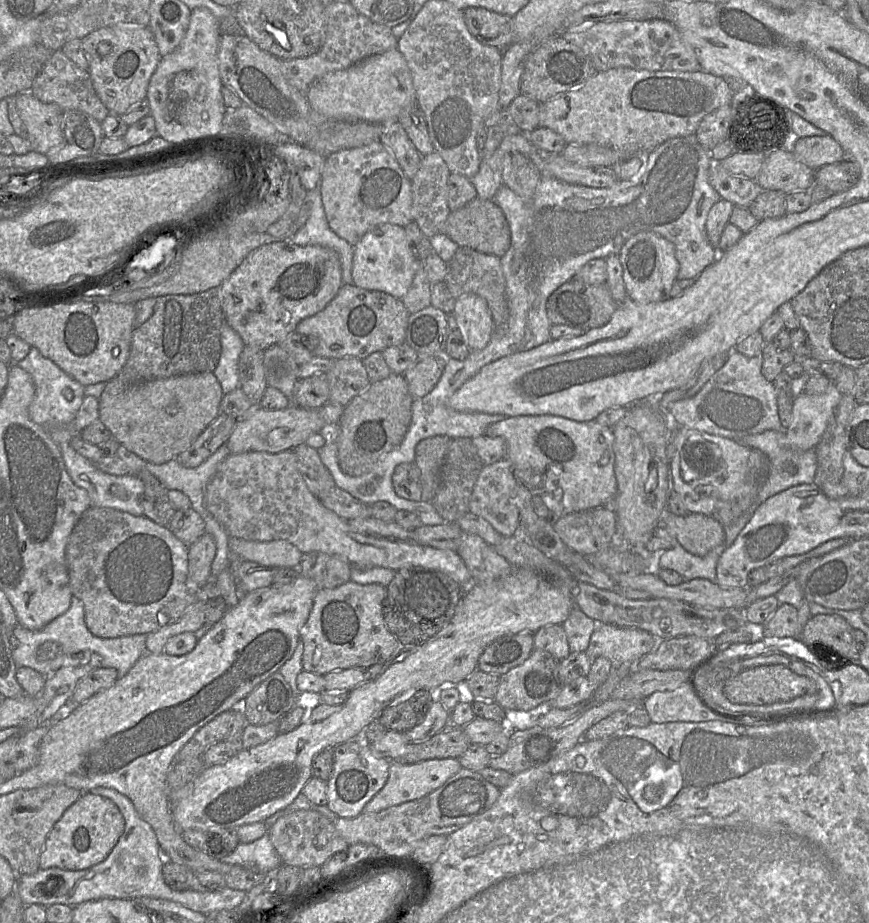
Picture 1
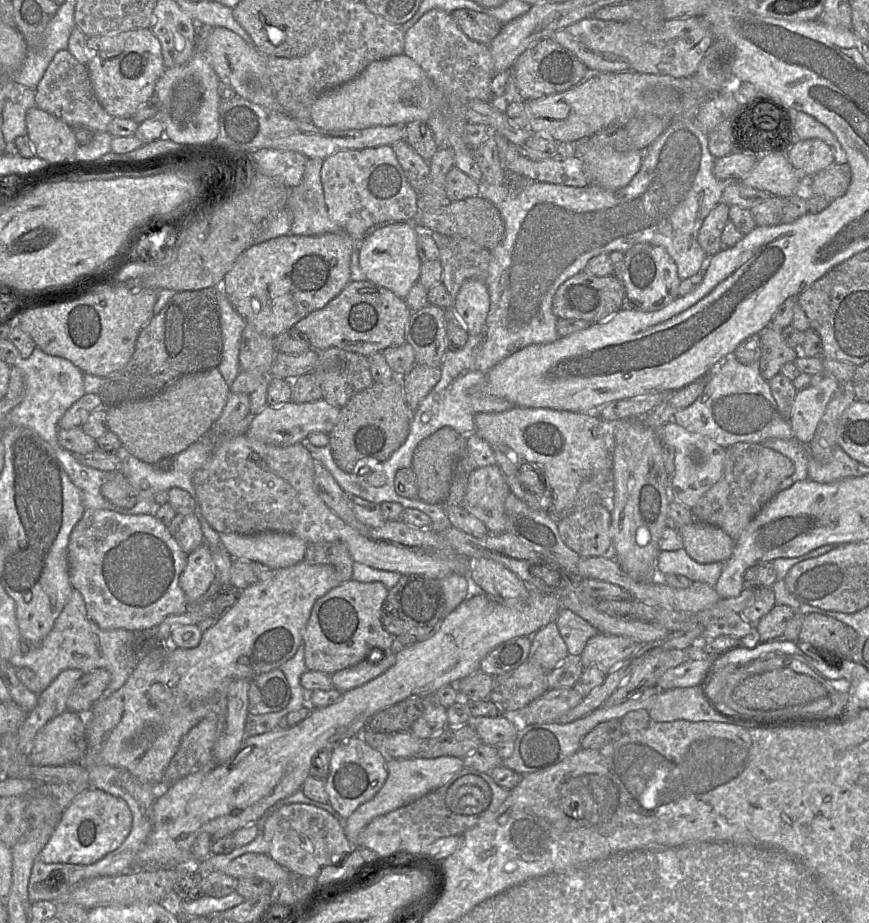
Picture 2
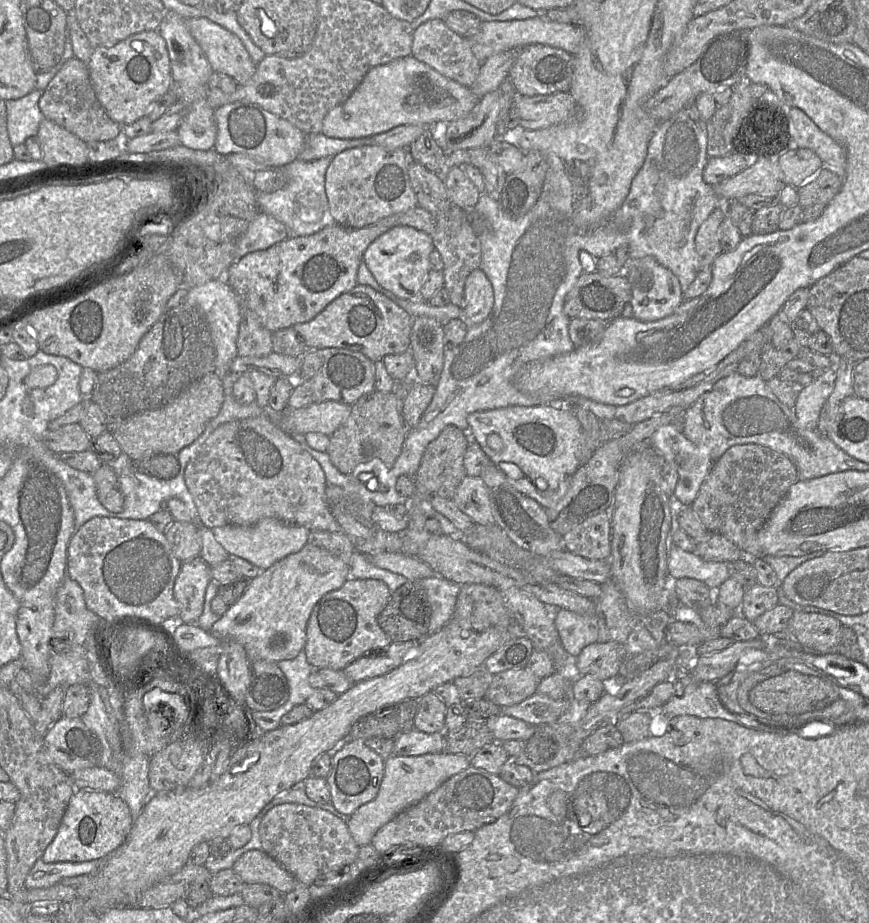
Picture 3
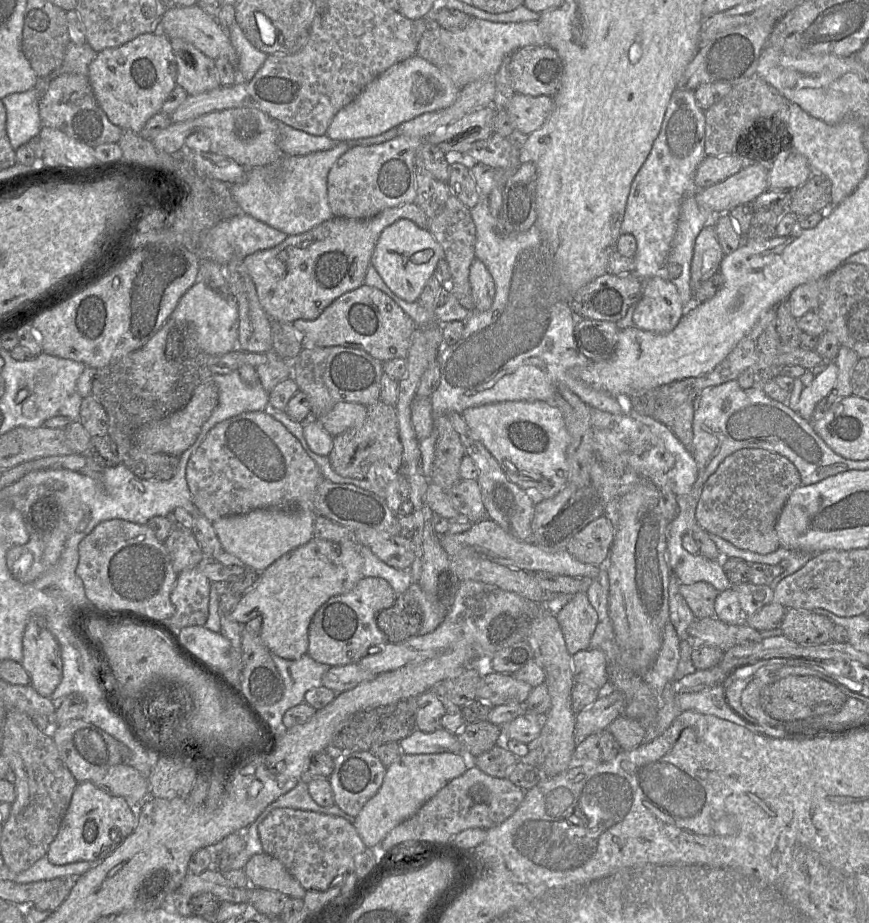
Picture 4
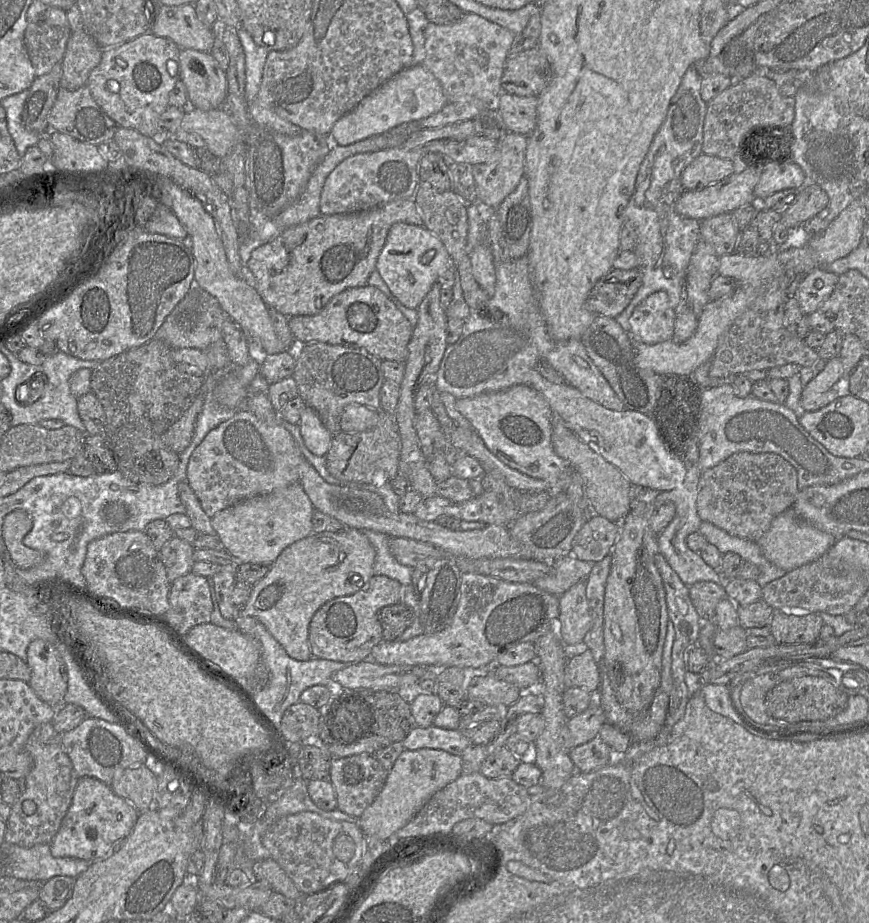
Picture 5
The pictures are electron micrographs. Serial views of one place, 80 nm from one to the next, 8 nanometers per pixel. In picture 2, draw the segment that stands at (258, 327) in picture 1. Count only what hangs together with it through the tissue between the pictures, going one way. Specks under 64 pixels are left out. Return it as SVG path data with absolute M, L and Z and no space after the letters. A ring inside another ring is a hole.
M346 231L316 236L288 234L254 244L241 253L222 280L222 290L246 323L271 339L291 329L311 312L322 309L336 297L350 279L350 261L353 250L360 247Z

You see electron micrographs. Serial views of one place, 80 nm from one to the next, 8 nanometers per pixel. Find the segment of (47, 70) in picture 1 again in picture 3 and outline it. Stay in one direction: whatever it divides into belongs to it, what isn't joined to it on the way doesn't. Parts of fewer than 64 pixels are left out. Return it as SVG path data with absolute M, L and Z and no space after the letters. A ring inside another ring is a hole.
M68 56L62 62L60 69L42 92L38 105L44 118L65 128L85 143L123 138L122 125L106 114L96 98L87 64L73 56Z

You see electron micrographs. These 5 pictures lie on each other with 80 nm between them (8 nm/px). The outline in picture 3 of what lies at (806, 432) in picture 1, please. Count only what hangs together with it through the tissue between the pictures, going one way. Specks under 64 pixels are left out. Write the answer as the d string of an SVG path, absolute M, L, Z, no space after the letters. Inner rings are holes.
M830 367L800 391L794 411L801 426L817 429L821 409L834 390L836 379L836 370Z

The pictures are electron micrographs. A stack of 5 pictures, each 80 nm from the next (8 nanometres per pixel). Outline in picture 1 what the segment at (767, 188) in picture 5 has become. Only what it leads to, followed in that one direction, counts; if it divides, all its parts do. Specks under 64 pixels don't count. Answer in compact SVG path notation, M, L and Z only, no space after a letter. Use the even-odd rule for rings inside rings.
M828 134L799 138L795 142L793 153L813 170L827 164L837 163L846 157L839 142Z

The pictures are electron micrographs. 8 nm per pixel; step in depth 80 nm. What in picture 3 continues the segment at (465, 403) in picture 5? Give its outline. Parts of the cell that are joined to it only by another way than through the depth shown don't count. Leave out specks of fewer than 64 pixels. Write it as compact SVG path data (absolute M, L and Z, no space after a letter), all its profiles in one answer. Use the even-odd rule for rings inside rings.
M559 403L477 411L468 415L467 422L469 438L479 444L508 483L545 510L562 499L571 478L582 465L577 457L583 442L581 424L570 408L560 408ZM491 434L501 438L501 451L495 451L488 445Z

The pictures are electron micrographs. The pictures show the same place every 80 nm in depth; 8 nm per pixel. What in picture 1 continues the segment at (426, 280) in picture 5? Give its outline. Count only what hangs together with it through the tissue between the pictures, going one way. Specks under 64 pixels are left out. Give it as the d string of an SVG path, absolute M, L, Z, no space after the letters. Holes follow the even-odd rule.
M378 224L353 246L352 284L367 290L382 291L402 299L416 272L417 257L405 228L396 224Z

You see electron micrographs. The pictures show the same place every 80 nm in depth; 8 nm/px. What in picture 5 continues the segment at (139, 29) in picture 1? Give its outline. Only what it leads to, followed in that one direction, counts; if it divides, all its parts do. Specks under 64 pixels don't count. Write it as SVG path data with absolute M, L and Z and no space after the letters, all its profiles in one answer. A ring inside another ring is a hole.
M146 32L121 45L105 48L100 63L90 72L86 82L95 102L119 127L132 128L155 140L173 137L161 128L161 115L169 106L169 94L180 77L180 48L168 38Z

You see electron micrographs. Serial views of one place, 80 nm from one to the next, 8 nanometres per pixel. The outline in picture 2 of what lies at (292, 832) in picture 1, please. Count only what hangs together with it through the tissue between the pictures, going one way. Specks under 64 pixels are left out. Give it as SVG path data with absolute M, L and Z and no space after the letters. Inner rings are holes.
M307 804L285 805L274 812L265 822L264 838L269 844L268 855L290 873L316 877L325 866L340 864L356 848L351 844L341 823L327 811Z

